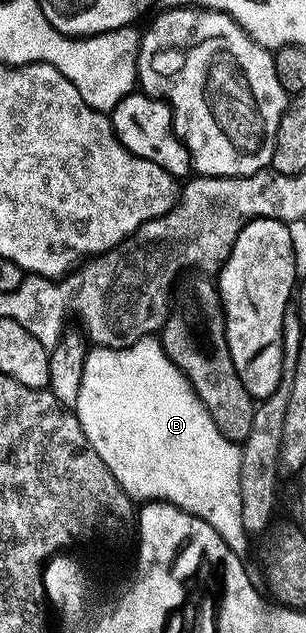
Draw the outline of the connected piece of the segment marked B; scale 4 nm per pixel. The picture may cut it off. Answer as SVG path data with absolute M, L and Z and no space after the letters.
M154 336L141 337L137 343L133 343L124 349L92 348L85 359L85 367L81 375L81 395L77 395L77 403L73 407L73 412L79 418L89 443L95 448L97 455L101 455L105 467L109 467L109 471L115 476L117 483L131 498L139 500L140 497L140 502L143 503L165 501L168 505L176 505L178 509L183 509L186 513L192 513L194 517L199 517L205 523L209 523L209 527L213 527L213 531L217 531L217 535L221 535L221 539L225 539L225 543L234 553L246 554L249 536L241 519L242 448L225 435L221 435L221 431L217 431L217 423L213 423L209 411L201 403L201 399L193 391L193 387L187 382L187 377L169 360L167 352Z

